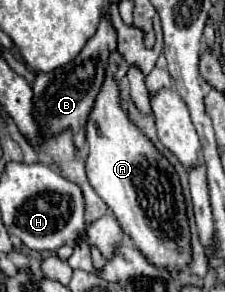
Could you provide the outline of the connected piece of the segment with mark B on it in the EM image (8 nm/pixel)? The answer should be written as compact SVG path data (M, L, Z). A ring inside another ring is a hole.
M102 16L96 34L86 42L82 52L72 62L56 68L52 72L38 72L36 74L36 78L32 82L32 90L34 90L32 116L38 124L38 134L42 140L52 140L54 136L60 136L62 132L70 130L72 138L74 138L74 146L78 150L84 146L86 120L88 120L92 104L100 92L104 74L106 74L106 66L108 66L108 54L114 48L116 48L116 32L110 26L108 18Z

